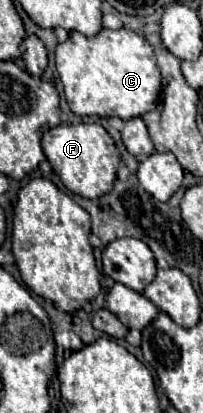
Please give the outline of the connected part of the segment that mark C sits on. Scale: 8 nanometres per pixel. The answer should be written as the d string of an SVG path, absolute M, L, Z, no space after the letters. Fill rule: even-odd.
M101 29L95 37L87 39L79 31L71 31L69 39L65 43L59 43L55 49L55 61L57 61L57 71L65 87L65 97L75 115L99 115L99 117L111 117L117 115L123 121L131 117L139 117L151 109L157 107L159 97L161 97L161 75L159 67L155 63L155 53L153 47L147 43L145 37L119 29Z

